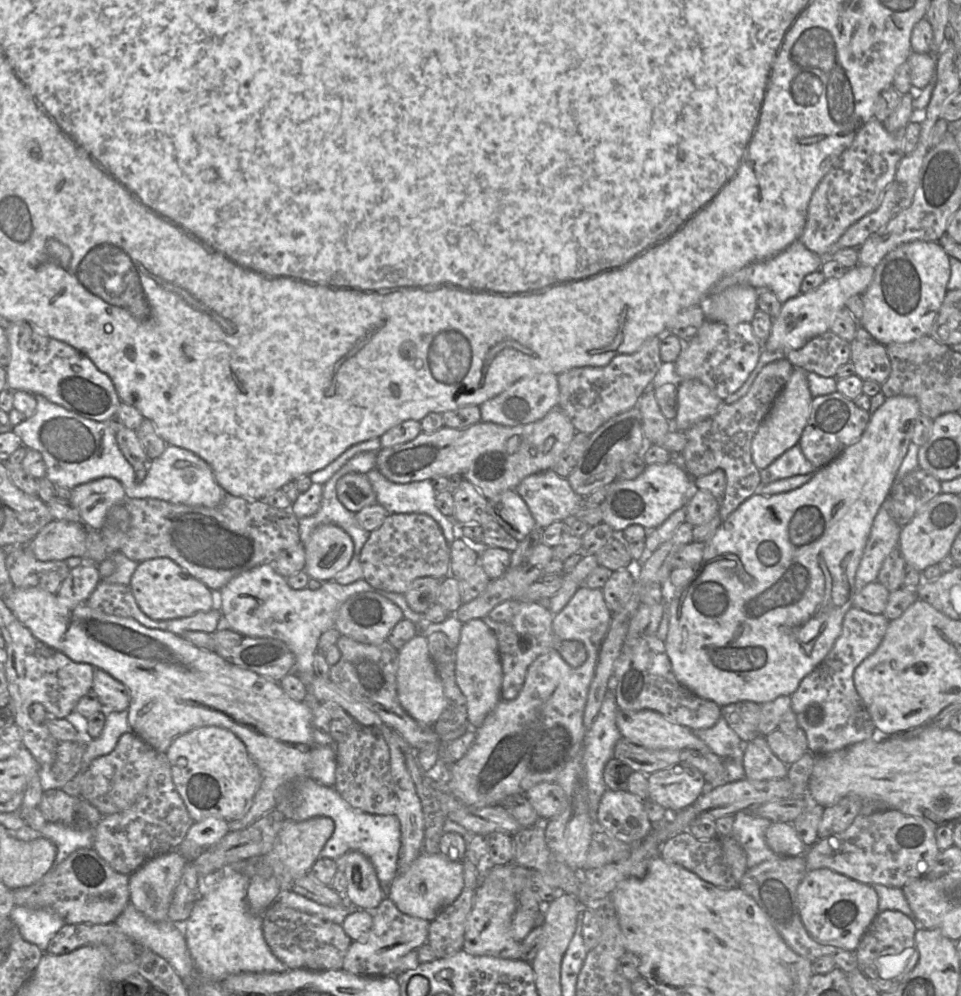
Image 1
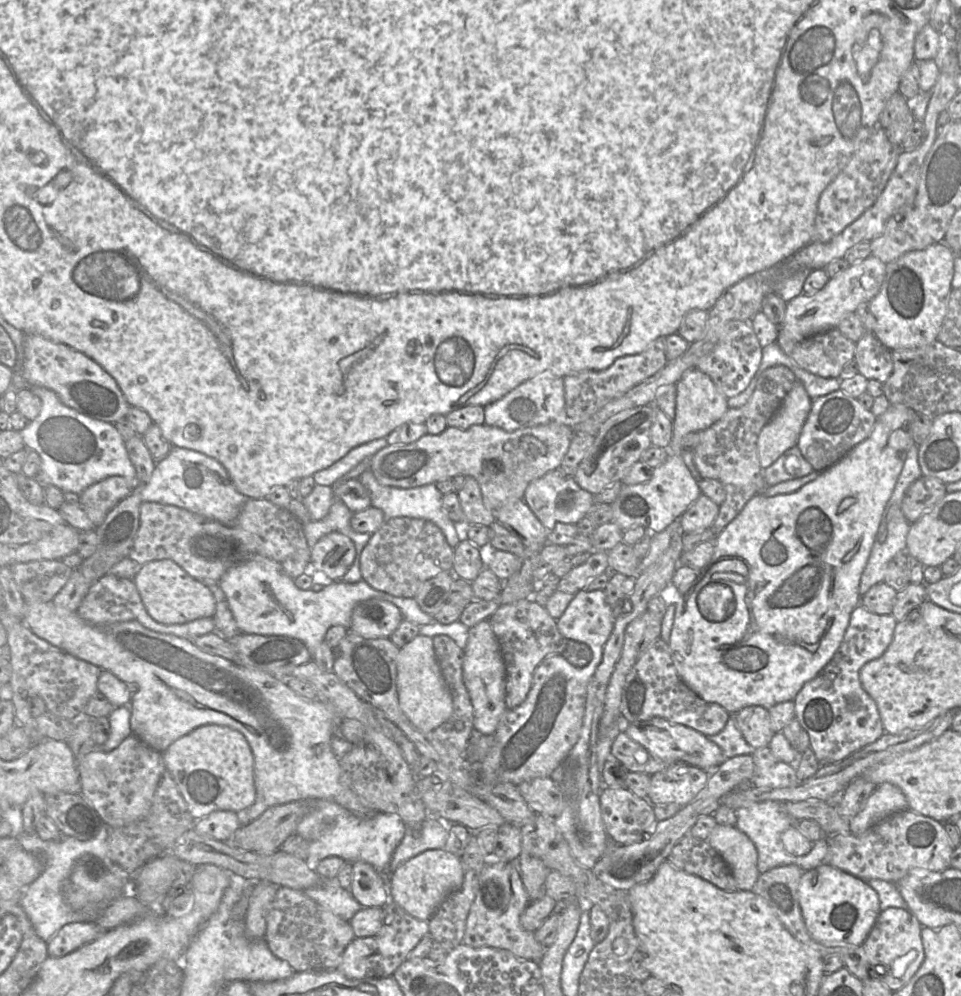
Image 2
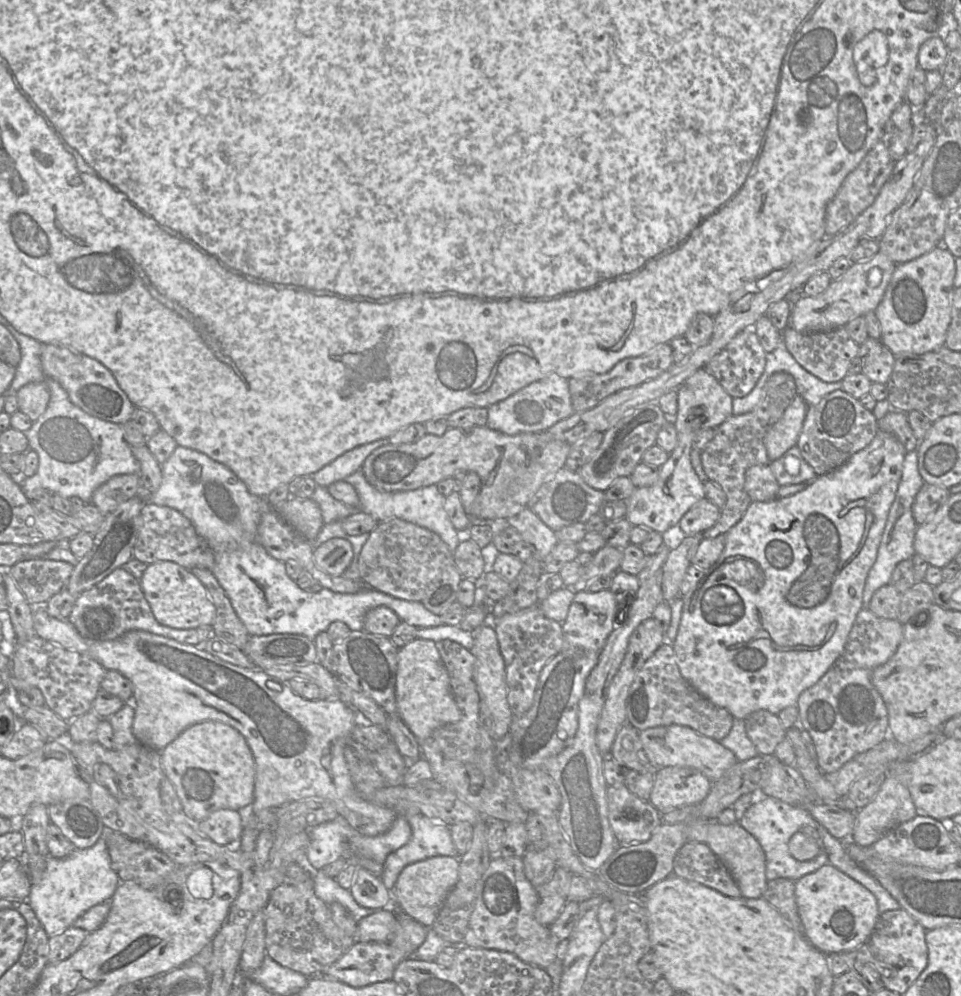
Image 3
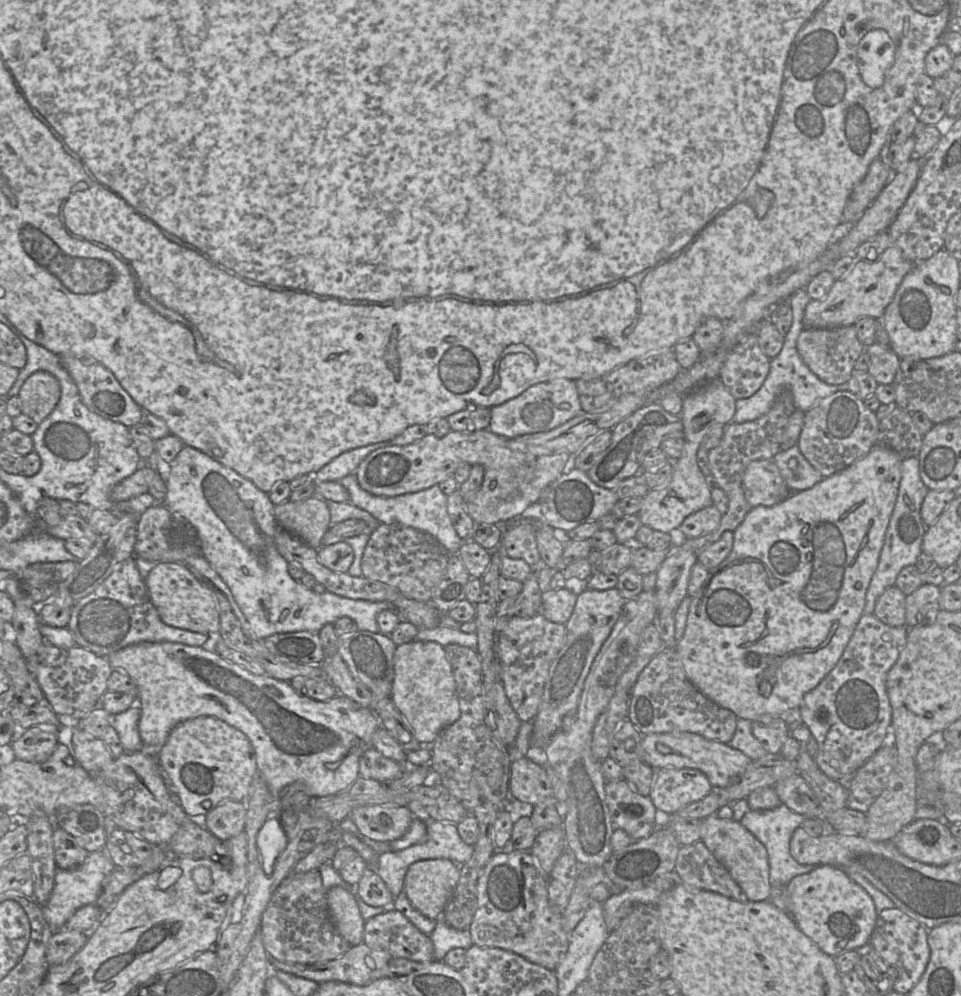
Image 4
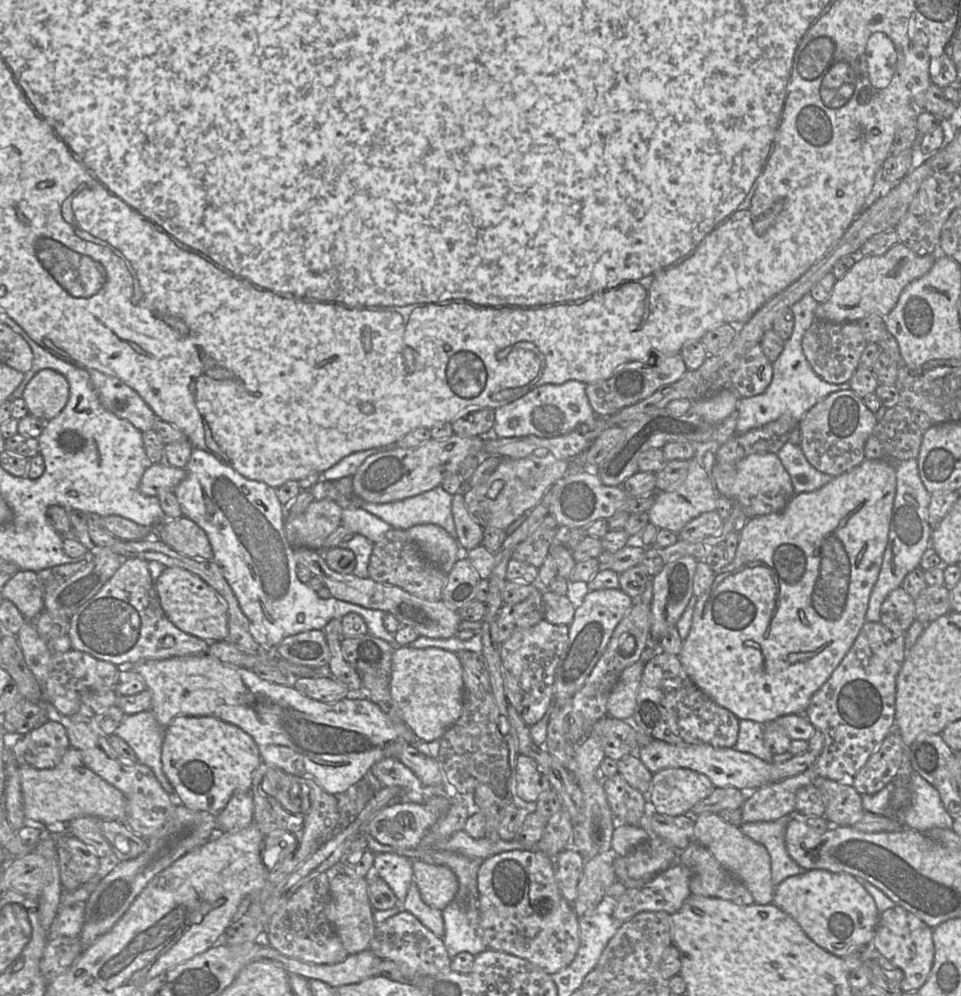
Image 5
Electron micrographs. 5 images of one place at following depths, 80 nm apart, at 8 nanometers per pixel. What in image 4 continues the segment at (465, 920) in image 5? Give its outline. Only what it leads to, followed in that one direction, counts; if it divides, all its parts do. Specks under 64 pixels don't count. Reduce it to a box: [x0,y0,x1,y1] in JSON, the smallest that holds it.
[429,914,473,961]

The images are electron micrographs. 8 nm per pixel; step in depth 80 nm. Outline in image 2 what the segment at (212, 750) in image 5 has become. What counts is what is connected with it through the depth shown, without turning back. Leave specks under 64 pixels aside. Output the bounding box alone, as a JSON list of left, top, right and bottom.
[161,724,256,819]

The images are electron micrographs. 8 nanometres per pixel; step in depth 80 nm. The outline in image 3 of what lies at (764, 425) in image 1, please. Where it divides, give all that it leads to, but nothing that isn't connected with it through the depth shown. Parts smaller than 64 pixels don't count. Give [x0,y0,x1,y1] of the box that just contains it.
[764,395,809,461]

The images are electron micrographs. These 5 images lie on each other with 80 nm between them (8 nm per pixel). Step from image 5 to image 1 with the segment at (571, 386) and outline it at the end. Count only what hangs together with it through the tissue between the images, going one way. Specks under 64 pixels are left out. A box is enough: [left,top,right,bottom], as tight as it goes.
[480,373,559,426]

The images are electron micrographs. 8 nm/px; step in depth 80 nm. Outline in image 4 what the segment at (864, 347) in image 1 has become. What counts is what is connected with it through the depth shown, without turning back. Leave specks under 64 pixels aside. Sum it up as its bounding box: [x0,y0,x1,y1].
[865,342,900,384]

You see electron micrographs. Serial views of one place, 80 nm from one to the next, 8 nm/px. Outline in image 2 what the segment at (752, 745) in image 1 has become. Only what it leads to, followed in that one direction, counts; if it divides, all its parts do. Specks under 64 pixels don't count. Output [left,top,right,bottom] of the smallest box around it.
[751,746,799,788]

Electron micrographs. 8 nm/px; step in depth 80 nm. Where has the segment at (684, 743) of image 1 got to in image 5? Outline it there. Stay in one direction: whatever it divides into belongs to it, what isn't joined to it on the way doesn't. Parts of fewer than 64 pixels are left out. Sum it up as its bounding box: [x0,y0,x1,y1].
[639,739,770,793]

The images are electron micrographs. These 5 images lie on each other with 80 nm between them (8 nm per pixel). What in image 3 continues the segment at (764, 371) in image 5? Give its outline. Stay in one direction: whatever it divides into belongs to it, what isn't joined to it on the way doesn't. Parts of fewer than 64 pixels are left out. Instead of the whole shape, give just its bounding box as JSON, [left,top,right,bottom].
[705,328,766,398]

